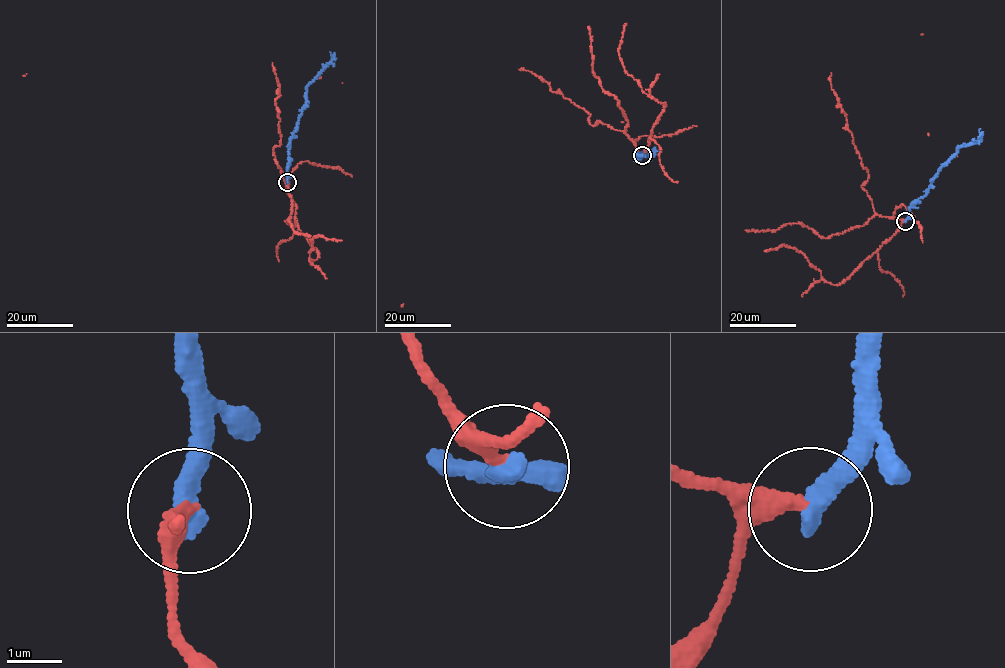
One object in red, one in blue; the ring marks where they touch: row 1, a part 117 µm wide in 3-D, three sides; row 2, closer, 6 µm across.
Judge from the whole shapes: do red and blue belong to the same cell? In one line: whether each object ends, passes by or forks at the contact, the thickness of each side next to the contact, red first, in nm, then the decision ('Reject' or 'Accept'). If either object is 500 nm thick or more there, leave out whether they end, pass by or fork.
At the ring red ends. At the ring blue ends. Thickness 320 nm (red) against 440 nm. Reject

